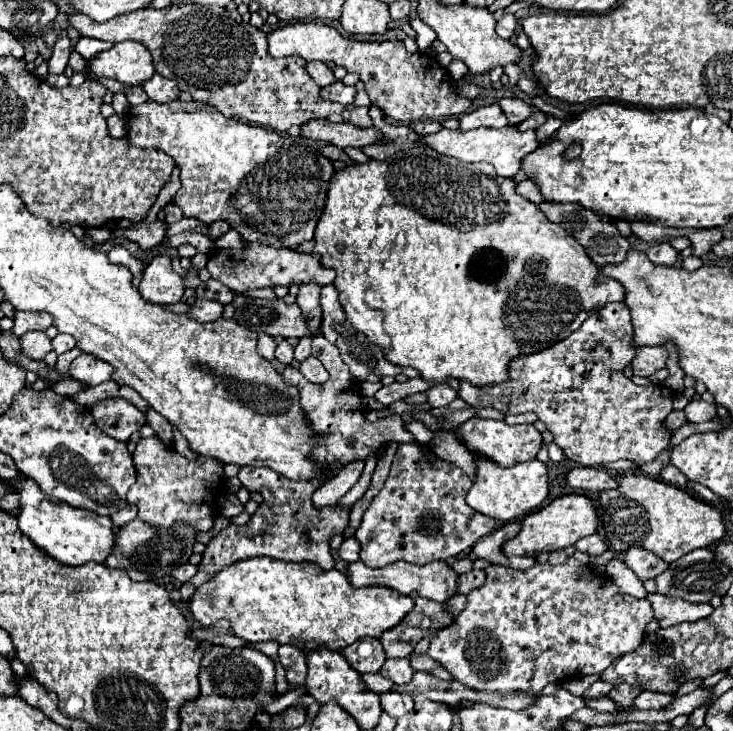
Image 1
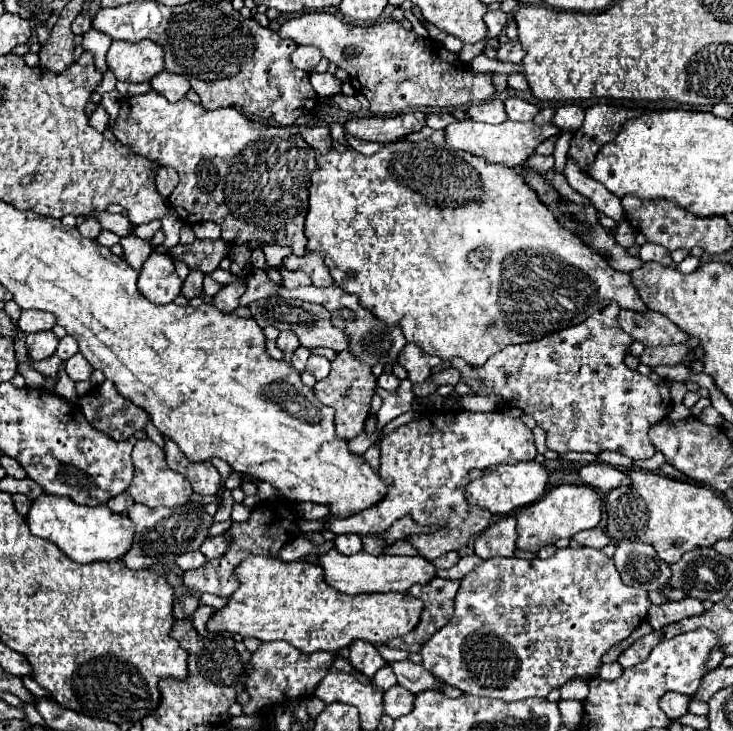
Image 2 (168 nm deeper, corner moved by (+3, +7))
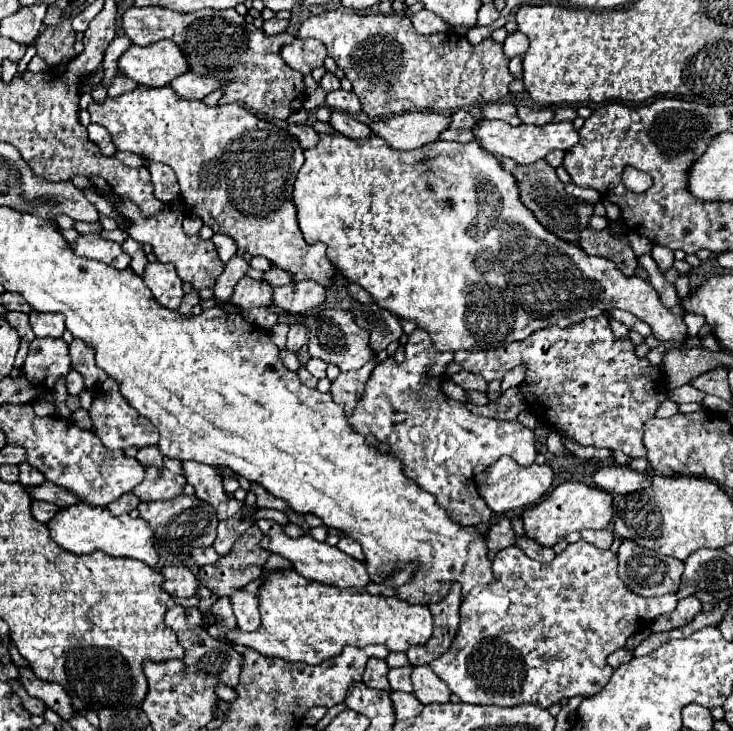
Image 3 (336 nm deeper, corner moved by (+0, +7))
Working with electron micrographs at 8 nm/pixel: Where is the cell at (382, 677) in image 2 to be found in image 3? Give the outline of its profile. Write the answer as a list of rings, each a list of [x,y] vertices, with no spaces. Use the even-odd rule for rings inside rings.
[[[412,667],[390,669],[390,671],[388,671],[388,683],[390,683],[390,691],[412,691],[410,673],[412,673]]]

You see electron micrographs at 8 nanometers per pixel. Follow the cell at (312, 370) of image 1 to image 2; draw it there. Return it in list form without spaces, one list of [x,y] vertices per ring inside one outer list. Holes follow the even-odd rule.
[[[311,355],[309,361],[307,361],[307,373],[311,373],[315,379],[325,379],[329,375],[329,369],[331,369],[331,363],[321,357],[321,355]]]

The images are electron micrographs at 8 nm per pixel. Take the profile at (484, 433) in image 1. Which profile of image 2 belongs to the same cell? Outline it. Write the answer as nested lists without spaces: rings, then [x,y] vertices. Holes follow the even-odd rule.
[[[427,407],[421,413],[419,421],[405,423],[405,425],[397,427],[395,431],[383,435],[379,441],[379,447],[381,447],[379,475],[383,479],[387,479],[387,477],[393,479],[393,487],[389,489],[387,497],[383,499],[383,503],[379,503],[367,511],[361,511],[349,519],[325,521],[325,529],[335,535],[345,535],[345,533],[361,533],[361,535],[379,533],[381,535],[387,527],[391,527],[391,523],[395,519],[409,513],[419,525],[439,525],[441,527],[435,533],[415,535],[409,539],[409,543],[429,561],[435,557],[441,557],[447,551],[459,549],[461,545],[465,545],[469,541],[469,537],[481,533],[491,523],[491,517],[493,517],[491,511],[487,511],[479,505],[471,505],[465,499],[465,487],[469,483],[471,469],[483,469],[483,467],[491,467],[491,465],[499,465],[499,463],[533,461],[537,455],[535,443],[533,443],[533,433],[521,419],[513,419],[503,411],[495,411],[495,415],[489,415],[489,413],[473,413],[473,411],[447,411],[447,409],[435,409],[435,407]]]

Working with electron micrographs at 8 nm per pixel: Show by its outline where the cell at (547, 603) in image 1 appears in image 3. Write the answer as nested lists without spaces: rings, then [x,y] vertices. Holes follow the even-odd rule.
[[[578,541],[574,545],[568,545],[564,549],[564,553],[556,555],[556,559],[552,563],[538,563],[534,559],[530,559],[520,547],[512,545],[508,549],[502,549],[496,553],[496,559],[492,561],[492,571],[494,571],[494,577],[496,581],[494,583],[488,583],[488,585],[480,585],[480,587],[474,587],[466,599],[462,601],[462,607],[460,607],[460,625],[458,625],[458,635],[454,637],[450,649],[434,659],[430,663],[430,669],[450,687],[452,693],[456,693],[462,701],[466,703],[478,703],[478,705],[500,705],[500,707],[514,707],[514,705],[520,705],[520,703],[536,703],[540,707],[550,707],[552,703],[564,699],[564,697],[576,697],[576,695],[592,695],[592,693],[598,693],[610,679],[612,675],[612,667],[606,663],[606,657],[618,649],[624,647],[626,639],[630,635],[634,635],[636,631],[644,629],[646,625],[650,625],[654,621],[654,617],[658,615],[664,615],[664,613],[670,613],[676,609],[678,605],[678,599],[676,595],[662,595],[662,597],[654,597],[654,599],[646,599],[646,597],[638,597],[636,593],[630,593],[630,589],[626,589],[626,585],[622,585],[622,581],[618,579],[616,575],[616,569],[618,569],[618,559],[612,551],[602,551],[586,541]]]

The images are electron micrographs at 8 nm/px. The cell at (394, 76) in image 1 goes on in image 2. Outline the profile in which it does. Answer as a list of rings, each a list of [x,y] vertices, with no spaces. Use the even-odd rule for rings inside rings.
[[[307,13],[301,17],[289,19],[281,29],[279,35],[283,39],[293,39],[297,45],[315,45],[323,53],[325,59],[335,63],[339,69],[345,69],[351,77],[351,85],[355,91],[365,95],[369,101],[371,113],[405,113],[413,107],[469,107],[481,101],[487,101],[495,95],[495,85],[491,81],[491,73],[475,73],[459,59],[459,53],[447,51],[441,43],[433,43],[431,39],[419,37],[413,29],[407,31],[399,21],[383,21],[369,27],[349,25],[343,19],[331,13]]]

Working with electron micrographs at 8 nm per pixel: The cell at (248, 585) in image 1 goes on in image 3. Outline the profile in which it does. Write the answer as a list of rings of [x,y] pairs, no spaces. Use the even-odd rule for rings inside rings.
[[[294,569],[264,571],[262,585],[258,589],[258,609],[260,609],[262,625],[256,631],[242,633],[240,629],[232,629],[226,633],[226,637],[234,643],[256,649],[266,657],[278,657],[284,661],[304,661],[310,665],[318,665],[324,659],[338,655],[344,645],[366,647],[370,643],[382,643],[390,651],[406,651],[410,645],[426,643],[432,635],[432,613],[428,605],[410,605],[398,597],[370,595],[368,591],[338,589],[338,587],[314,583],[298,575]]]

